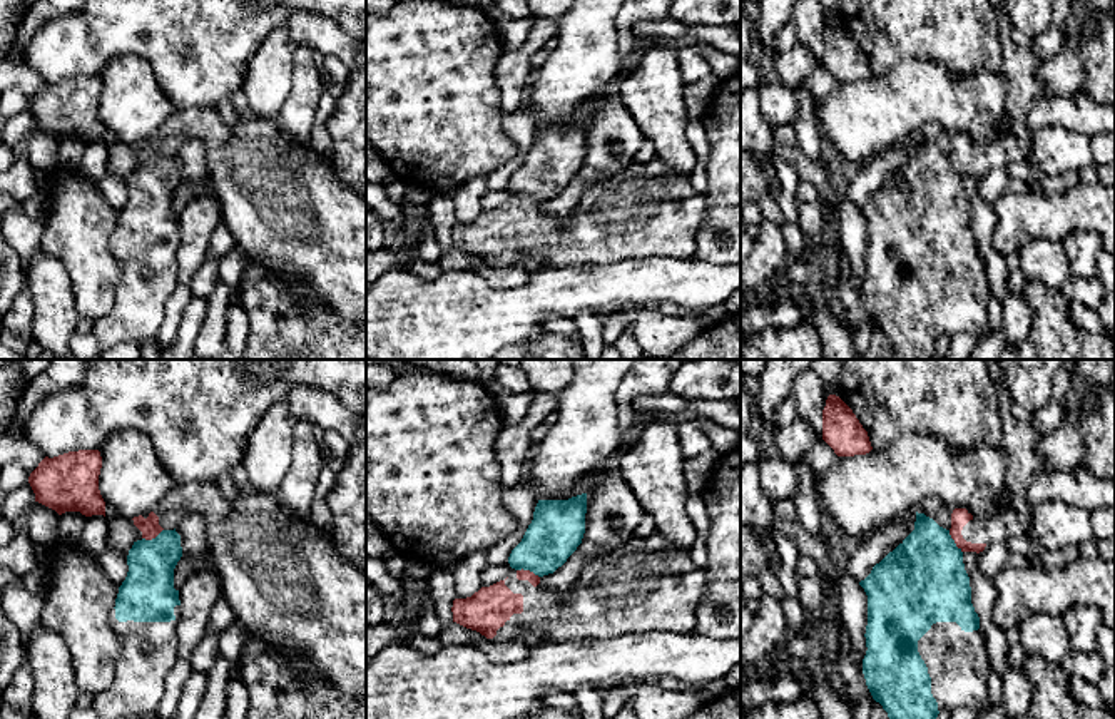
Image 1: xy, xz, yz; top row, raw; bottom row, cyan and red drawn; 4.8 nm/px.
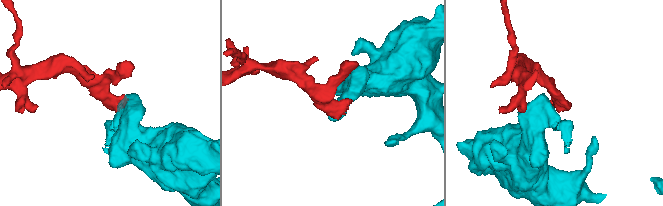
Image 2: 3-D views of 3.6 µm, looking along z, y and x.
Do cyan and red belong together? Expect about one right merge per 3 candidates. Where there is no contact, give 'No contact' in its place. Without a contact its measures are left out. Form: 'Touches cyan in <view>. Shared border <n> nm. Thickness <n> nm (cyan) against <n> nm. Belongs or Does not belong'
Touches cyan in yz. Shared border 130 nm. Thickness 420 nm (cyan) against 90 nm. Does not belong

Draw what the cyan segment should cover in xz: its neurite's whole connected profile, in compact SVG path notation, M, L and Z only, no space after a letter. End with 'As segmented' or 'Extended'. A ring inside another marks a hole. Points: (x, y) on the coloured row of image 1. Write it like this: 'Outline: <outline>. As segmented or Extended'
Outline: M587 493L568 500L538 500L533 520L508 563L538 577L553 574L582 543L585 533Z. As segmented

